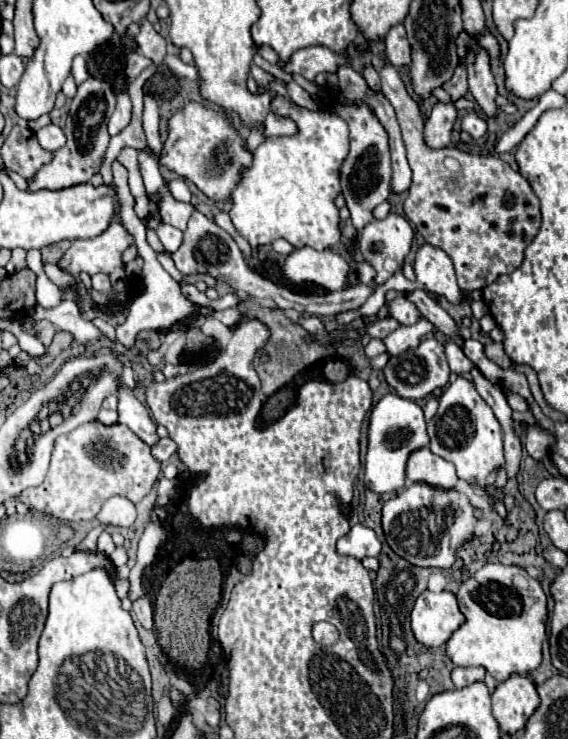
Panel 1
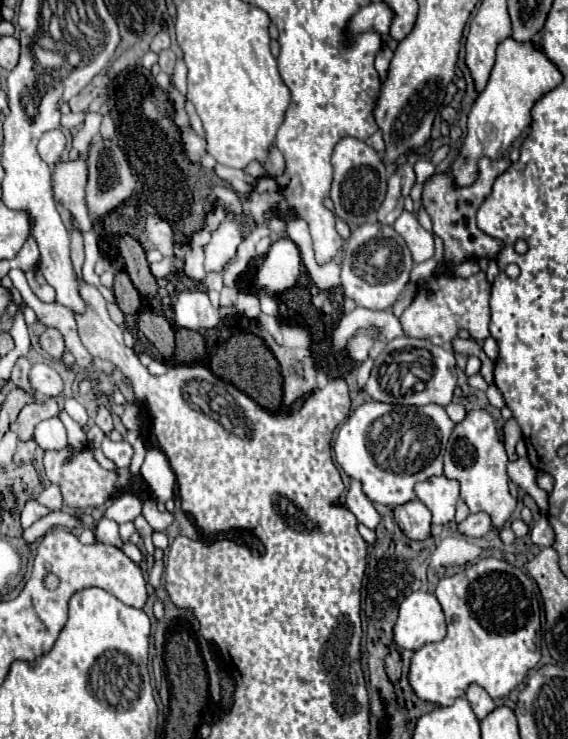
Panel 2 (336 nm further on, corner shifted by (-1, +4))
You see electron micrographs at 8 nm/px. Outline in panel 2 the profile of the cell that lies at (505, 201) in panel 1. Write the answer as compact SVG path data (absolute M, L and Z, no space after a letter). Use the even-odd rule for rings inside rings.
M482 157L478 161L478 177L468 187L458 187L454 183L450 171L436 173L424 181L422 205L432 219L432 231L444 241L444 259L446 261L452 259L454 263L464 263L470 259L472 261L480 261L480 259L496 261L498 259L500 251L504 249L504 241L480 231L480 227L476 225L476 211L482 205L482 201L492 193L492 185L494 185L496 177L502 175L510 165L512 165L510 159L506 159L506 157L502 157L502 159Z

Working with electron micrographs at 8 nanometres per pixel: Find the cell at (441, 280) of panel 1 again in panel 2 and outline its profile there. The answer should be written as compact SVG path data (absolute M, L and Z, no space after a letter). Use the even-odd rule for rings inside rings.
M402 211L402 215L394 223L394 229L404 237L414 263L434 257L434 235L426 231L412 213Z

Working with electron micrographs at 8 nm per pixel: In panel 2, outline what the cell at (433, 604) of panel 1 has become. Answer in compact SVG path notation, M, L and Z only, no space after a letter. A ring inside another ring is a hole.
M414 591L398 611L394 641L402 649L418 651L422 645L440 641L446 635L446 617L434 593Z

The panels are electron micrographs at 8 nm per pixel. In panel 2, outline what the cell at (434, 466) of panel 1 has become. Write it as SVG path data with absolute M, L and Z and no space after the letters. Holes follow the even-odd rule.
M434 475L416 483L416 497L430 509L432 525L446 525L454 519L458 503L458 483L444 475Z

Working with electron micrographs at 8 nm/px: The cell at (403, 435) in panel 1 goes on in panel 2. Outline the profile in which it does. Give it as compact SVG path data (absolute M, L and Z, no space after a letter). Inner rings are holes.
M380 401L362 403L340 427L334 441L334 455L342 471L362 483L364 495L388 507L416 499L414 485L432 475L442 475L444 443L454 423L440 405L404 407Z

